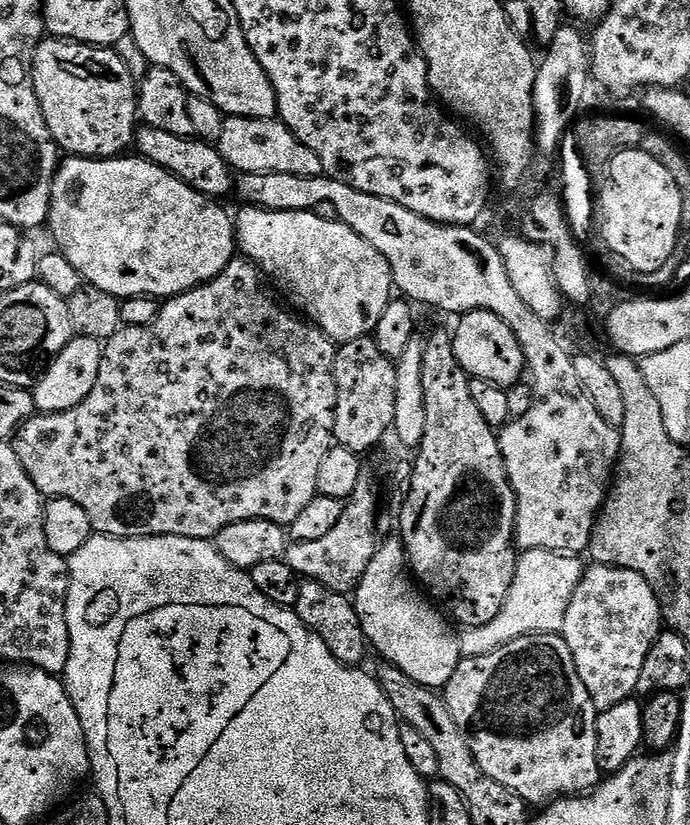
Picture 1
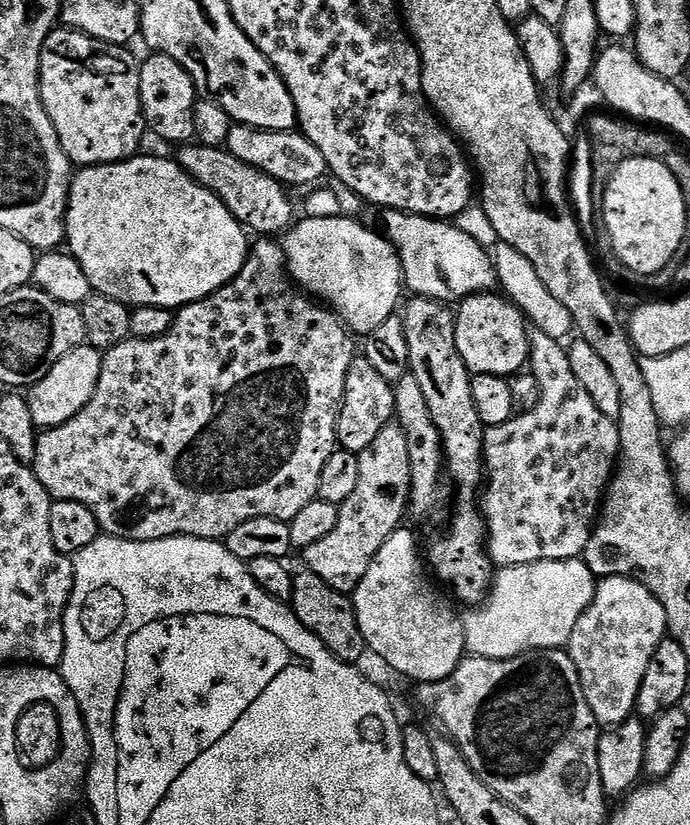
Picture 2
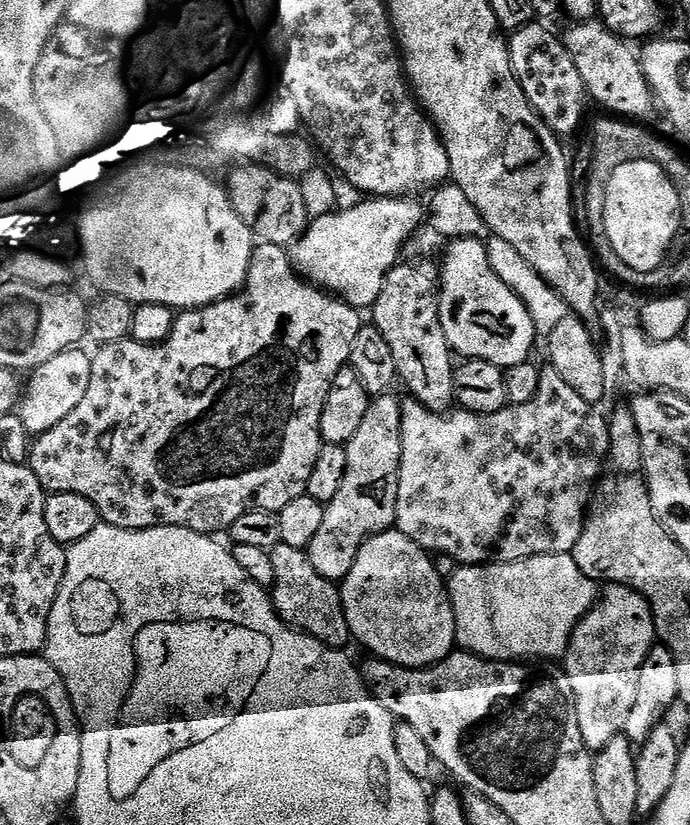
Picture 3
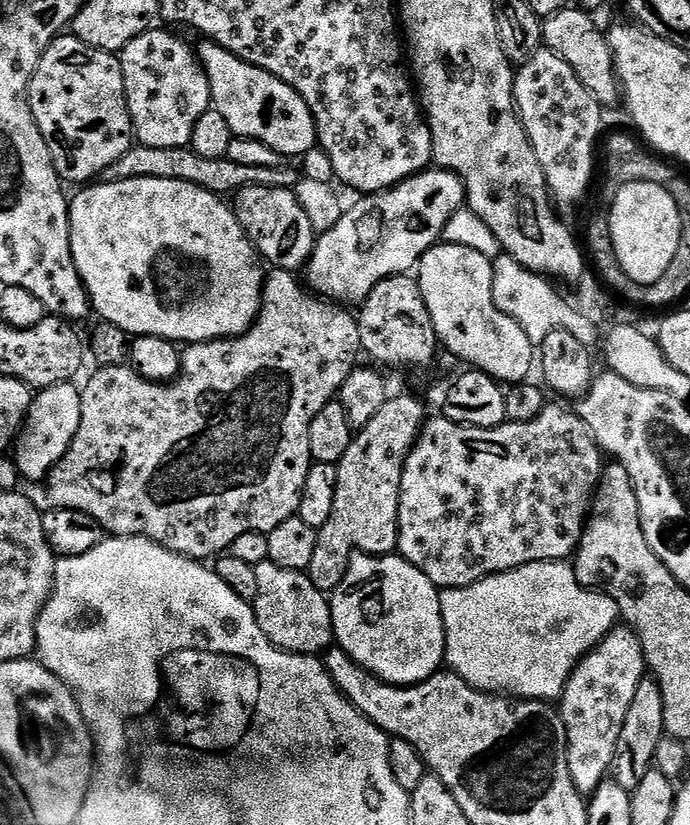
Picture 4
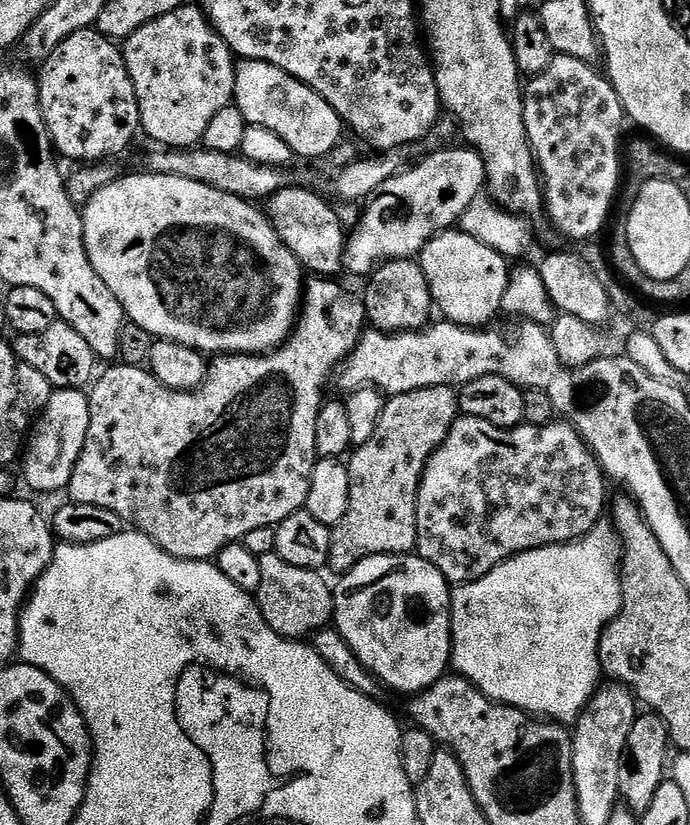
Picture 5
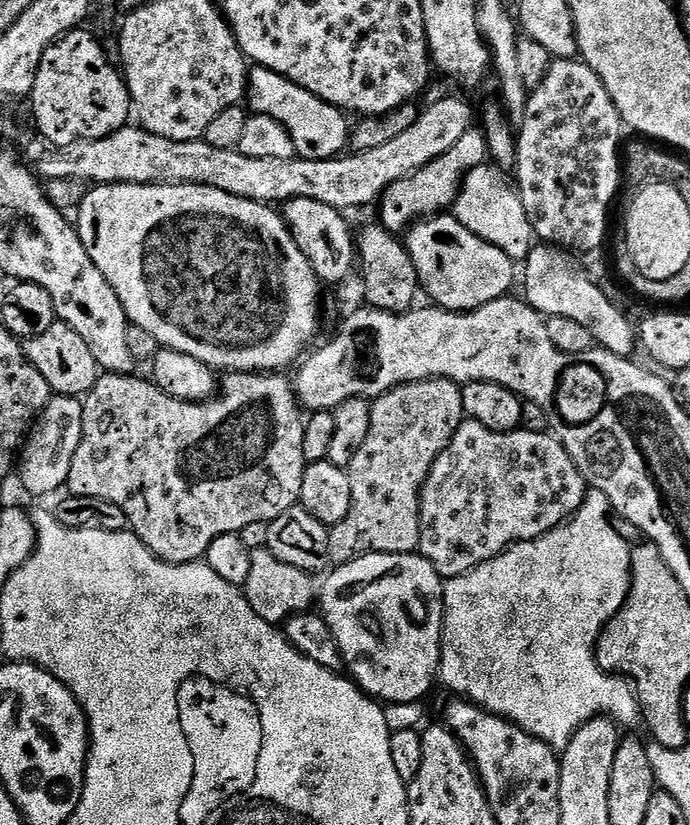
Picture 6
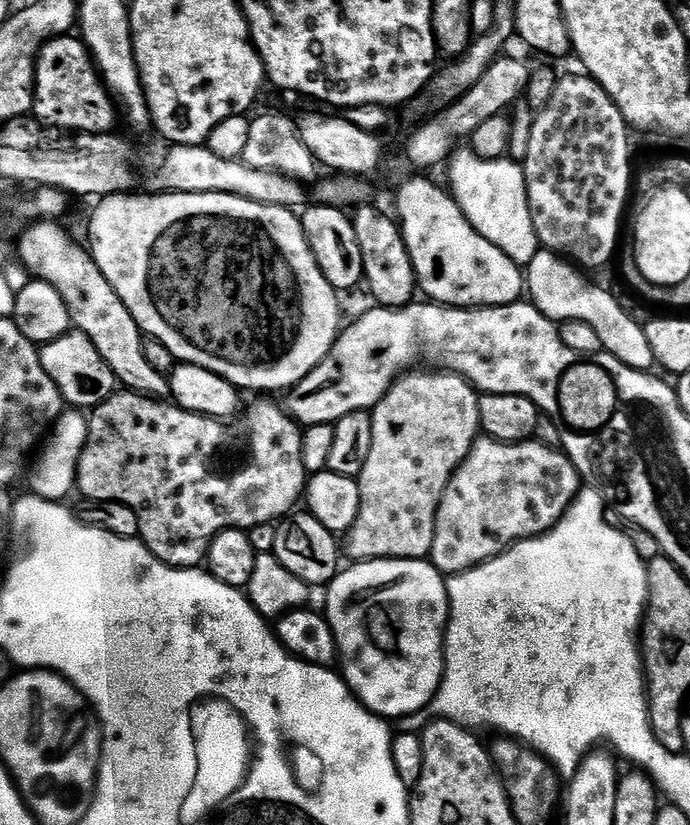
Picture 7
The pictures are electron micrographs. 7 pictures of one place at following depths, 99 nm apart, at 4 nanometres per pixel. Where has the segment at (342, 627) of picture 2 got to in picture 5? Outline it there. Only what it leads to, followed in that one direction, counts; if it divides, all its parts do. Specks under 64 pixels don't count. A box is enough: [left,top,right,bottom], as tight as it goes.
[254,550,333,641]

